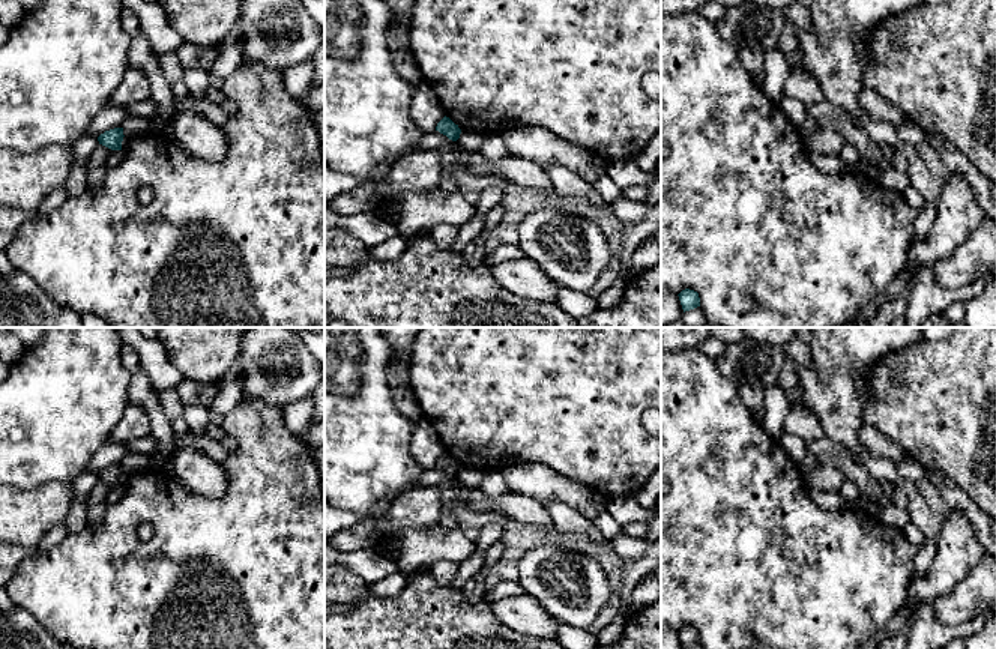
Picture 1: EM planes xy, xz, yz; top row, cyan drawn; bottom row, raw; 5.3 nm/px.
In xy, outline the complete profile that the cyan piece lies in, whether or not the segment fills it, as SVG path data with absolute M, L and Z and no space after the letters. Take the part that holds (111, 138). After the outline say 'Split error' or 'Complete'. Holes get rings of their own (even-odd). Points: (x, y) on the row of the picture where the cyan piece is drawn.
M114 128L101 134L98 141L111 150L122 150L123 137L123 128Z. Complete

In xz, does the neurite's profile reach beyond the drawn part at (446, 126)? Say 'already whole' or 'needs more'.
already whole

